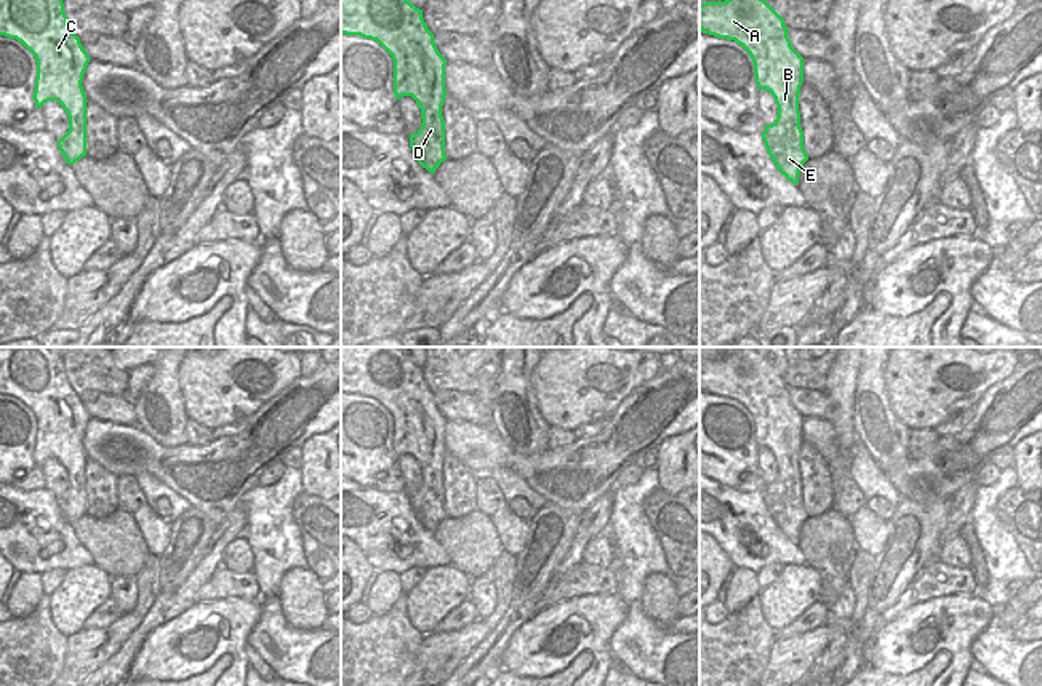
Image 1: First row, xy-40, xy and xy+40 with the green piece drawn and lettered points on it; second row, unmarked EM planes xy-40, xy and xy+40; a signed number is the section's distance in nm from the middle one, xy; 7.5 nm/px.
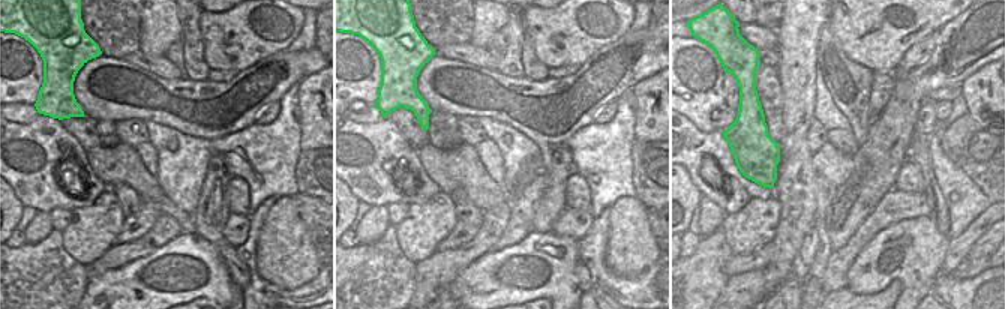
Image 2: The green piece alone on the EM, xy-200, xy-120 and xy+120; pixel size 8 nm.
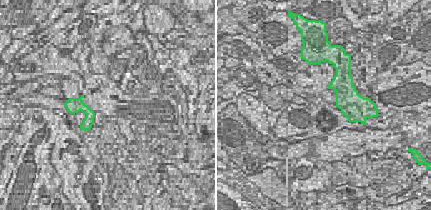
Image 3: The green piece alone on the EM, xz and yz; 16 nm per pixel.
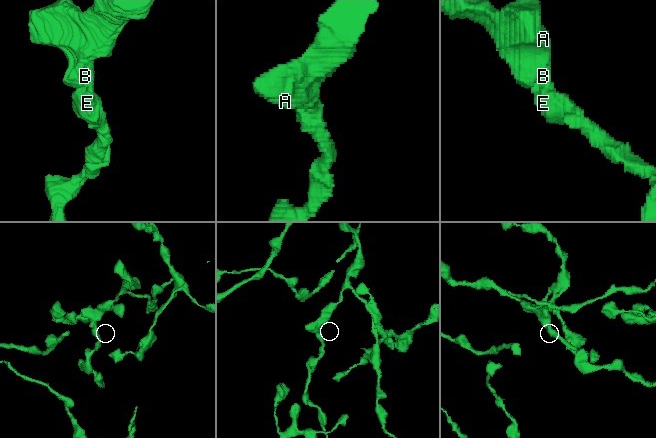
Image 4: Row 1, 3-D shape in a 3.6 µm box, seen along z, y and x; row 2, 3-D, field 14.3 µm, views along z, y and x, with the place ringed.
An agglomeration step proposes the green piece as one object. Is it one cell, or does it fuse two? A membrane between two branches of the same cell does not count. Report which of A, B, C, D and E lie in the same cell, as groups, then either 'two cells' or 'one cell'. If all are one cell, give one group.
A B C D E; one cell

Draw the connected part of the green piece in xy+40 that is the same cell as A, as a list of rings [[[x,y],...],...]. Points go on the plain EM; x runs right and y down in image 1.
[[[755,349],[699,363],[699,389],[735,398],[751,414],[759,448],[775,456],[778,475],[762,497],[781,532],[794,544],[808,513],[804,507],[799,453],[804,416],[792,406],[784,377]]]

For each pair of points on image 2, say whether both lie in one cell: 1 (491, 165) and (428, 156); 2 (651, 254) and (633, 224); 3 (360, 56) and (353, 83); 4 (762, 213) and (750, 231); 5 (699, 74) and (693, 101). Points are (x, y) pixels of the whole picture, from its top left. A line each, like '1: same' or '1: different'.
1: different
2: same
3: same
4: same
5: same

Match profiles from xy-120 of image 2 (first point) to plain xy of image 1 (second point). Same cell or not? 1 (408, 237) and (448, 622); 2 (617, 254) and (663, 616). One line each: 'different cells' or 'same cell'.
1: different cells
2: same cell

